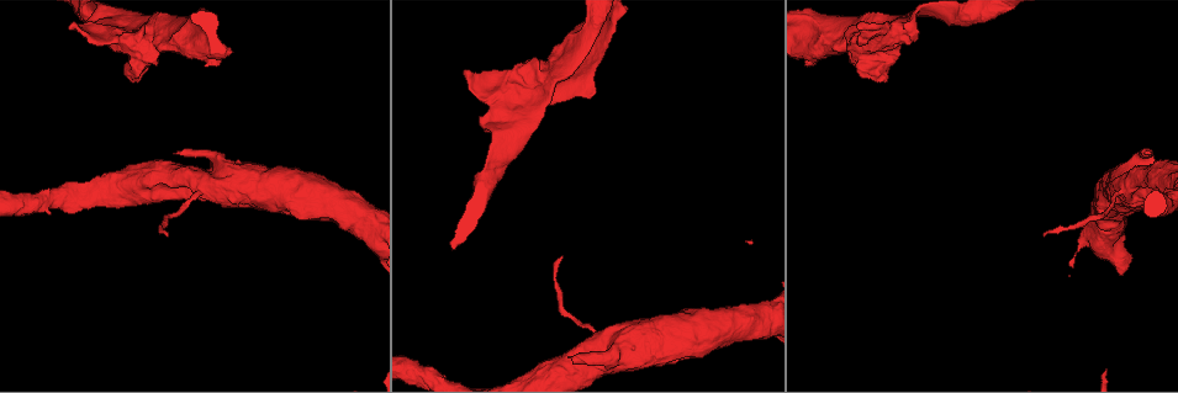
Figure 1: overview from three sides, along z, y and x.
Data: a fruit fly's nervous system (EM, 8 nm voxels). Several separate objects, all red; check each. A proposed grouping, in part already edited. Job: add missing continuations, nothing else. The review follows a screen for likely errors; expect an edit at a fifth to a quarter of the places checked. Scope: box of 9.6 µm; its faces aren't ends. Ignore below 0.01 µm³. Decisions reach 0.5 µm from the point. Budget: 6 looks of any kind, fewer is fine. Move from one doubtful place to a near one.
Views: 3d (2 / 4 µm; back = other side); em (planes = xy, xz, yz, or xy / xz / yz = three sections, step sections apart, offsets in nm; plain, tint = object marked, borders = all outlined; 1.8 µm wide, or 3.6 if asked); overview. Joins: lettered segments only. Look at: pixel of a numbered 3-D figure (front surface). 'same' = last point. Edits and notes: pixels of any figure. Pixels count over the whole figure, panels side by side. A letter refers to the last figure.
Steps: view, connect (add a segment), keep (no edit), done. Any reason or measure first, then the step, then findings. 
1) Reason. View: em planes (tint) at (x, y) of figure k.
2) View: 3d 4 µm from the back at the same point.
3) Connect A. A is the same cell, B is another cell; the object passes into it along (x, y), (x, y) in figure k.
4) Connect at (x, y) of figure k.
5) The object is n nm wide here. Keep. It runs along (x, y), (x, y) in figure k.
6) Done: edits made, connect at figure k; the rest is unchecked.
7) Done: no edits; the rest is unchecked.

Free end. View: 3d 4 µm at (132, 75) of figure 1.

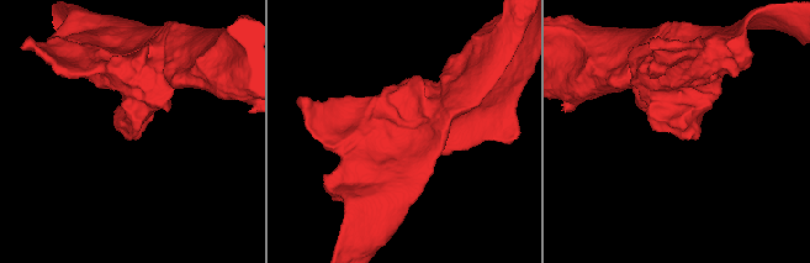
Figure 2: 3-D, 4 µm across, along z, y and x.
Need the tissue. View: em 3.6 µm planes (borders) at (661, 128) of figure 2.

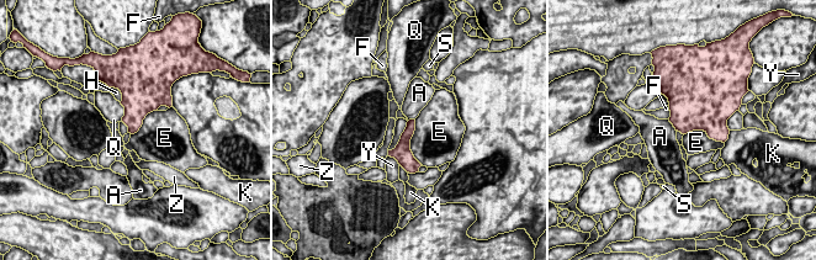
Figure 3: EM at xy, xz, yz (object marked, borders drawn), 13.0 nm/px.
Keep. A, E, F, H, K, Q, S, Y and Z are other cells; none of them fits.

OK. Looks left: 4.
An open end. View: 3d 2 µm from the back at (466, 73) of figure 1.

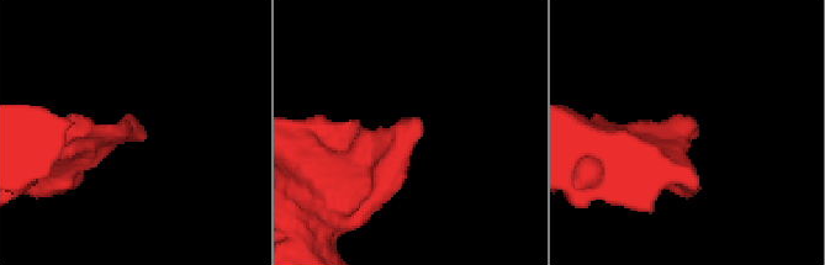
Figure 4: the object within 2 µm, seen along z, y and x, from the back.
Need the tissue. View: em xy step 16 (tint) at (419, 118) of figure 4.

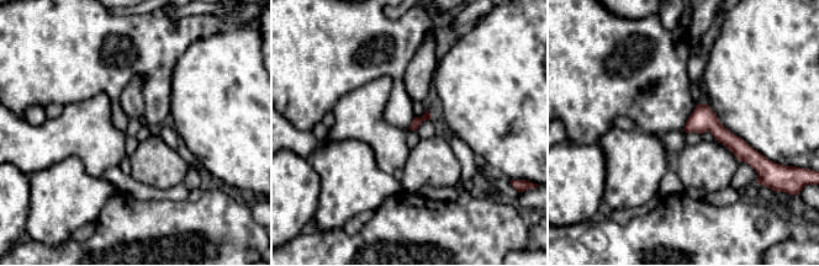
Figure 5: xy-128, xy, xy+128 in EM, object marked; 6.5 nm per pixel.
View: em planes (borders) at the same point.

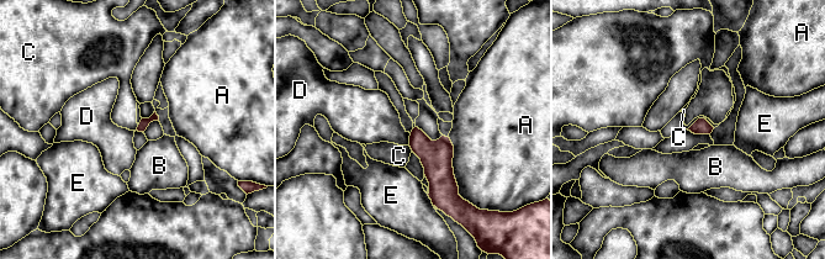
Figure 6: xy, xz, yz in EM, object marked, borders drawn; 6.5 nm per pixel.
Keep. A, B, C, D and E are other cells; a border runs along (714, 127), (697, 119), (687, 128) in figure 6; no lettered segment goes on from it.

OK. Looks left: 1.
Done: no edits; the rest is unchecked.

